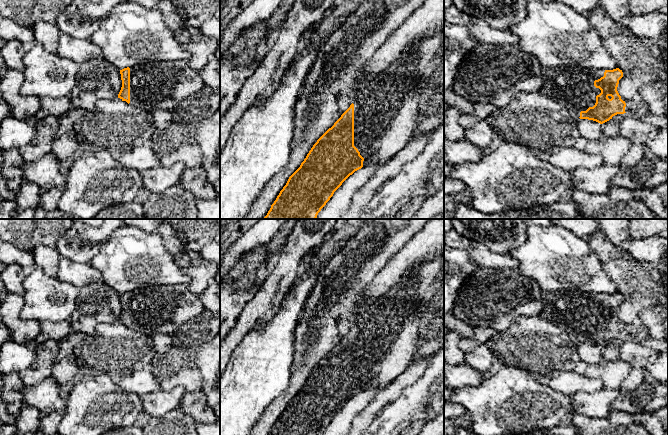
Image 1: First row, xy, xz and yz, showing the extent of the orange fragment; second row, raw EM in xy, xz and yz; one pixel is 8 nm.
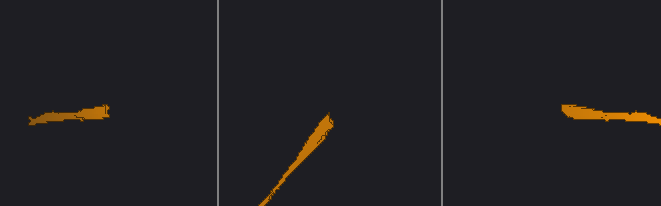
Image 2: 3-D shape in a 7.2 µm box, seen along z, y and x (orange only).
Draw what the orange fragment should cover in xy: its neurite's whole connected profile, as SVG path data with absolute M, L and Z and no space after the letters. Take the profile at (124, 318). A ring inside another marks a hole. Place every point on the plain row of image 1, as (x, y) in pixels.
M188 284L145 286L132 292L124 292L120 294L120 298L122 311L118 322L147 336L168 334L173 338L176 347L197 350L218 332L216 326L199 323L205 307L199 296L189 290Z

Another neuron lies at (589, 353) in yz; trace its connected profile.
M579 342L576 346L576 350L580 360L588 364L599 364L604 361L602 350L596 345Z

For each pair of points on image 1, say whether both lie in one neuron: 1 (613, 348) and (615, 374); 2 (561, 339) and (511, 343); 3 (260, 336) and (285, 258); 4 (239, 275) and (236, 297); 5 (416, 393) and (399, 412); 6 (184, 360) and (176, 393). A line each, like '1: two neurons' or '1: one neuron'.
1: two neurons
2: one neuron
3: two neurons
4: one neuron
5: one neuron
6: two neurons

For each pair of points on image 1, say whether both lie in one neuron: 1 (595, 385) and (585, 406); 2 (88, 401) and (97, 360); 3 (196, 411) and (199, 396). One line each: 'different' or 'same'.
1: different
2: different
3: same

